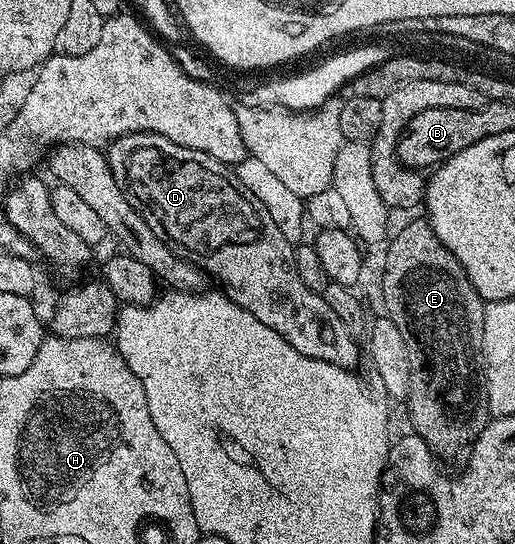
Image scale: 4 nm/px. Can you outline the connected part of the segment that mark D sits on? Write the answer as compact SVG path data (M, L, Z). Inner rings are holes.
M132 132L130 136L120 136L118 140L108 145L107 159L115 182L121 187L121 191L128 196L130 204L137 209L137 213L144 218L151 231L160 240L163 240L174 254L181 256L184 260L190 260L195 267L201 269L206 277L213 279L214 276L221 283L219 285L220 291L228 296L231 302L235 302L243 310L254 314L255 318L259 318L259 322L263 322L263 326L271 326L271 330L275 330L275 334L282 336L287 343L293 344L295 350L299 350L299 354L307 354L307 358L319 358L323 362L331 362L331 366L339 366L340 368L353 370L358 367L356 364L363 360L362 349L361 352L357 349L358 341L349 333L347 326L343 326L343 322L339 322L339 314L331 306L328 306L324 295L311 290L301 280L296 266L296 247L284 238L267 208L261 204L261 200L256 198L251 190L247 190L238 182L237 173L231 170L230 165L211 158L205 152L191 150L187 146L179 146L178 144L172 145L167 138L156 136L153 132ZM141 163L145 163L145 172L137 172L137 164Z

